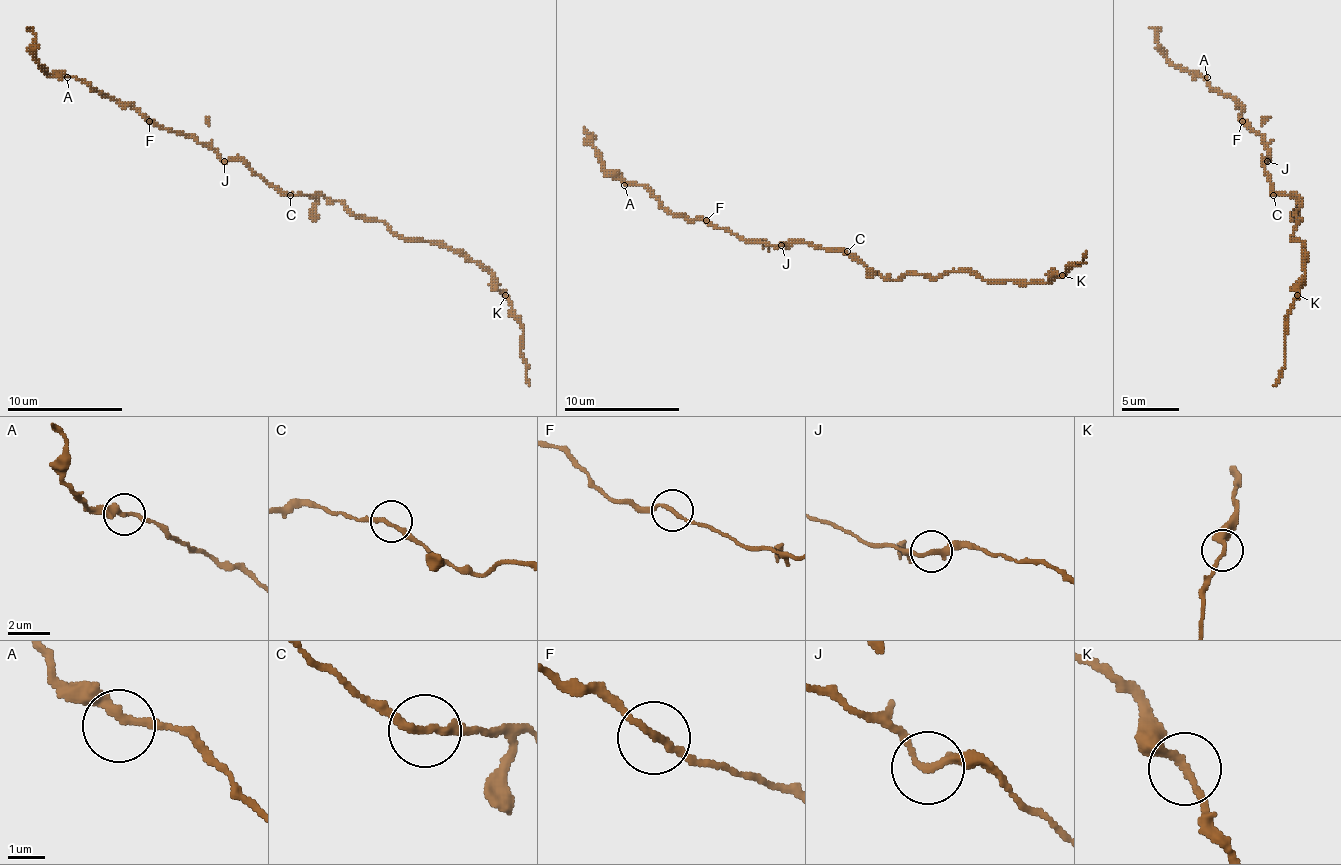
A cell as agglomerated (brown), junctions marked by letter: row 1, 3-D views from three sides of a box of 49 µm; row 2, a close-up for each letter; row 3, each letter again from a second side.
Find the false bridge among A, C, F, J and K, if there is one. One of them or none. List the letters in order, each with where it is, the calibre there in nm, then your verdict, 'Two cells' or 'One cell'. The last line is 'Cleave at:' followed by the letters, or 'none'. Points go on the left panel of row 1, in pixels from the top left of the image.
A: Place: (67, 77). Thickness 240 nm. One cell
C: Place: (290, 195). Thickness 200 nm. One cell
F: Place: (149, 121). Thickness 170 nm. One cell
J: Place: (224, 161). Thickness 200 nm. One cell
K: Place: (505, 295). Thickness 190 nm. Two cells
Cleave at: K

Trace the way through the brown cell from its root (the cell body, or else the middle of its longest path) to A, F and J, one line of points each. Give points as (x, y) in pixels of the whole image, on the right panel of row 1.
A: (1276, 195), (1265, 169), (1265, 140), (1241, 120), (1241, 108), (1216, 91), (1207, 77)
F: (1276, 195), (1265, 169), (1265, 160), (1267, 160), (1265, 140), (1241, 120)
J: (1276, 195), (1265, 169), (1265, 160), (1267, 160)

